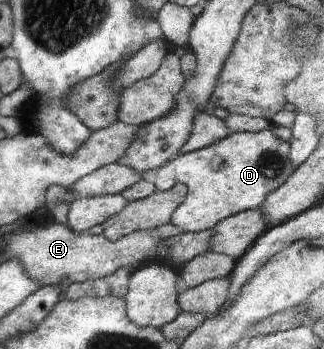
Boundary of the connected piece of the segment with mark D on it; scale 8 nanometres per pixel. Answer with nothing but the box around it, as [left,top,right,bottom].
[153,126,297,233]

